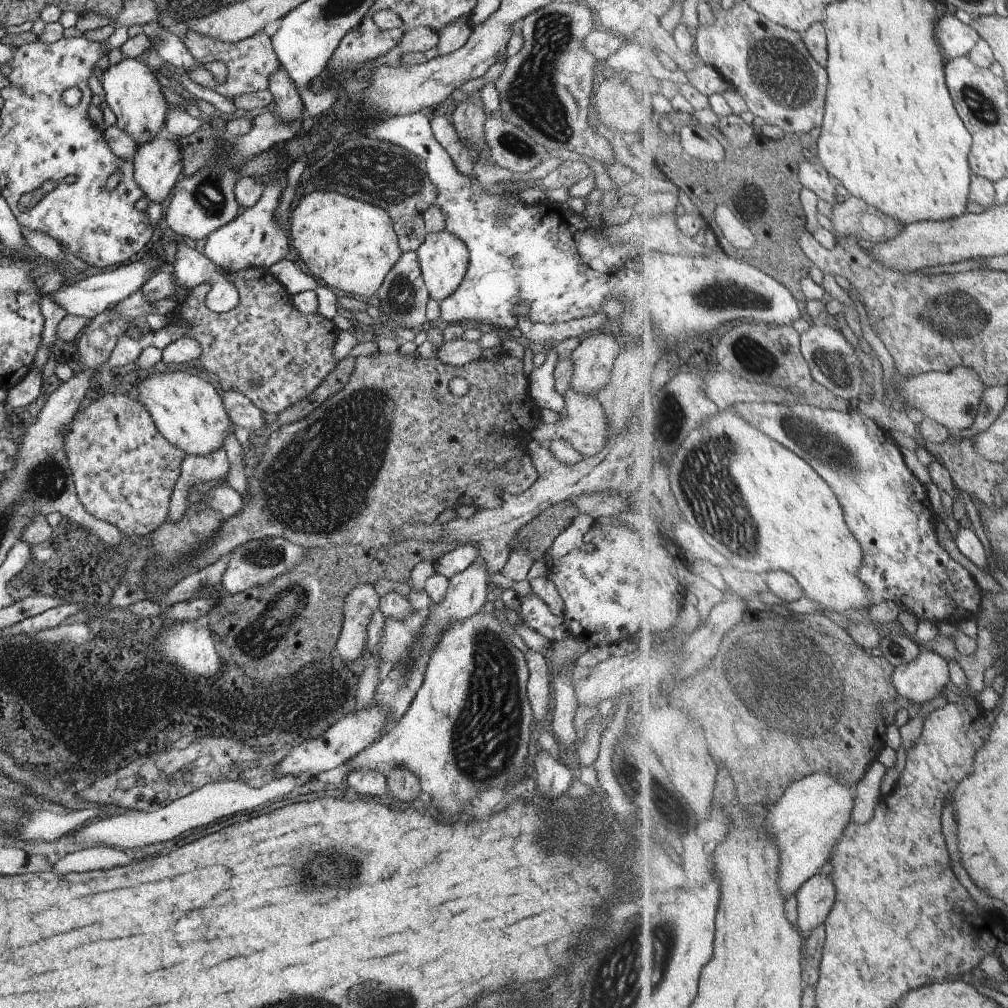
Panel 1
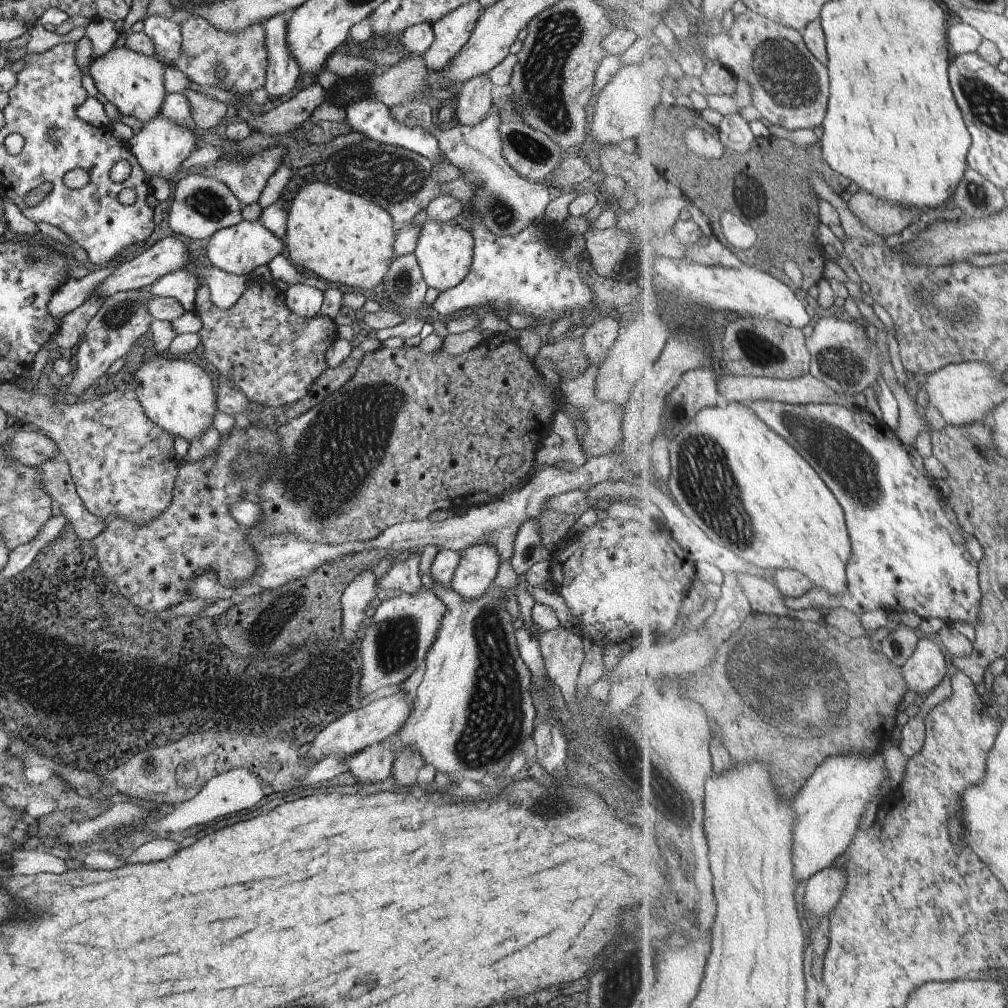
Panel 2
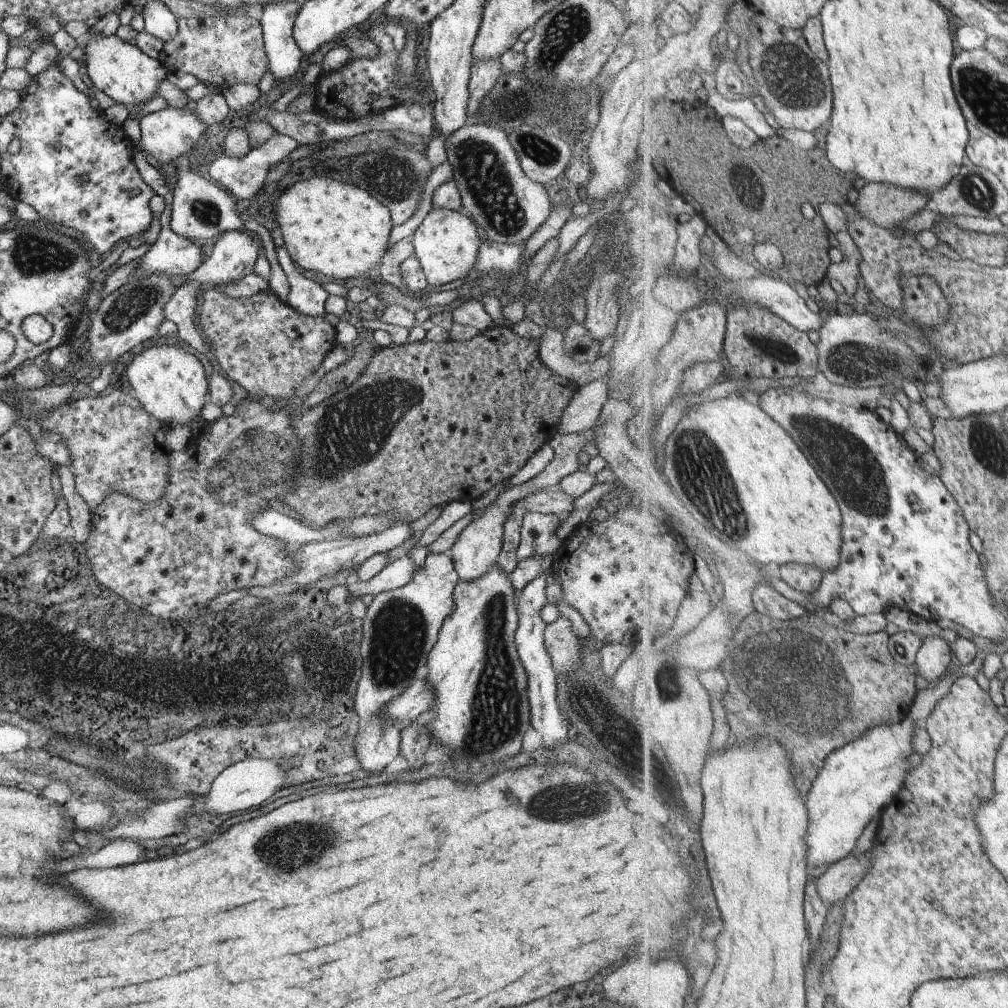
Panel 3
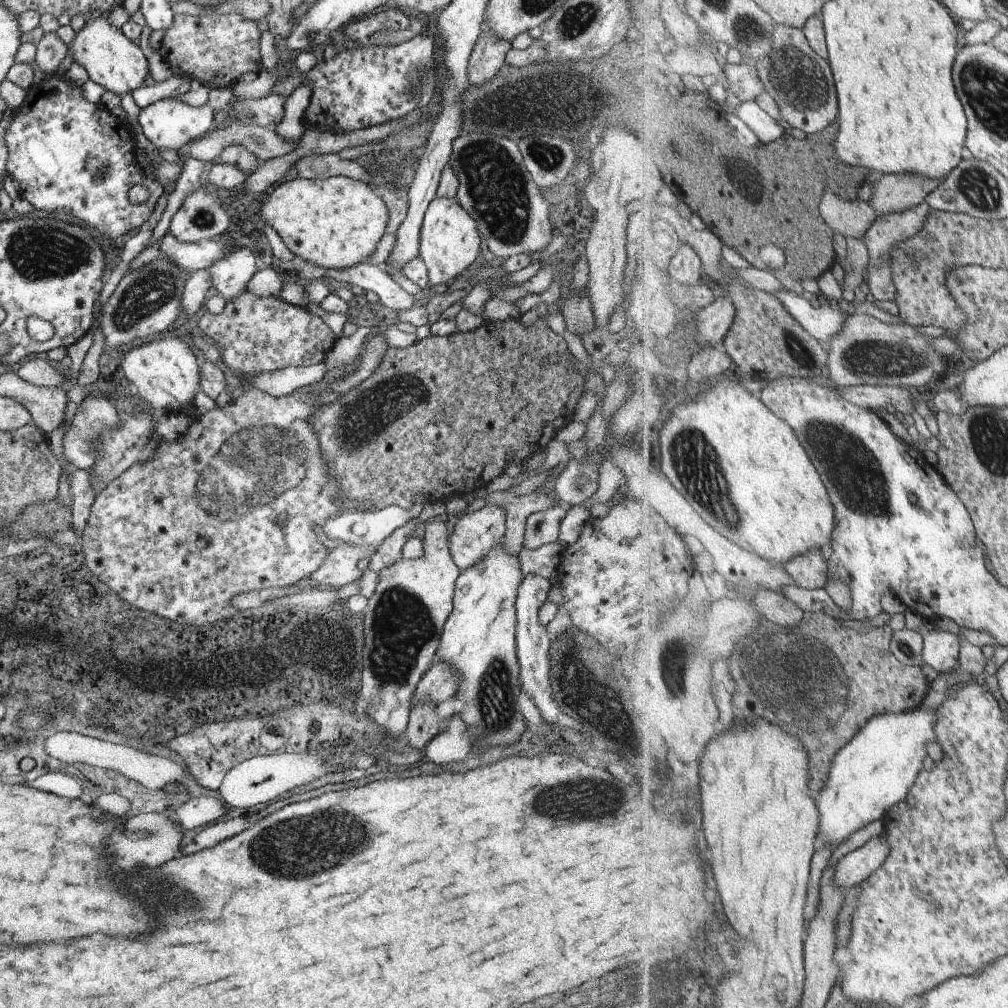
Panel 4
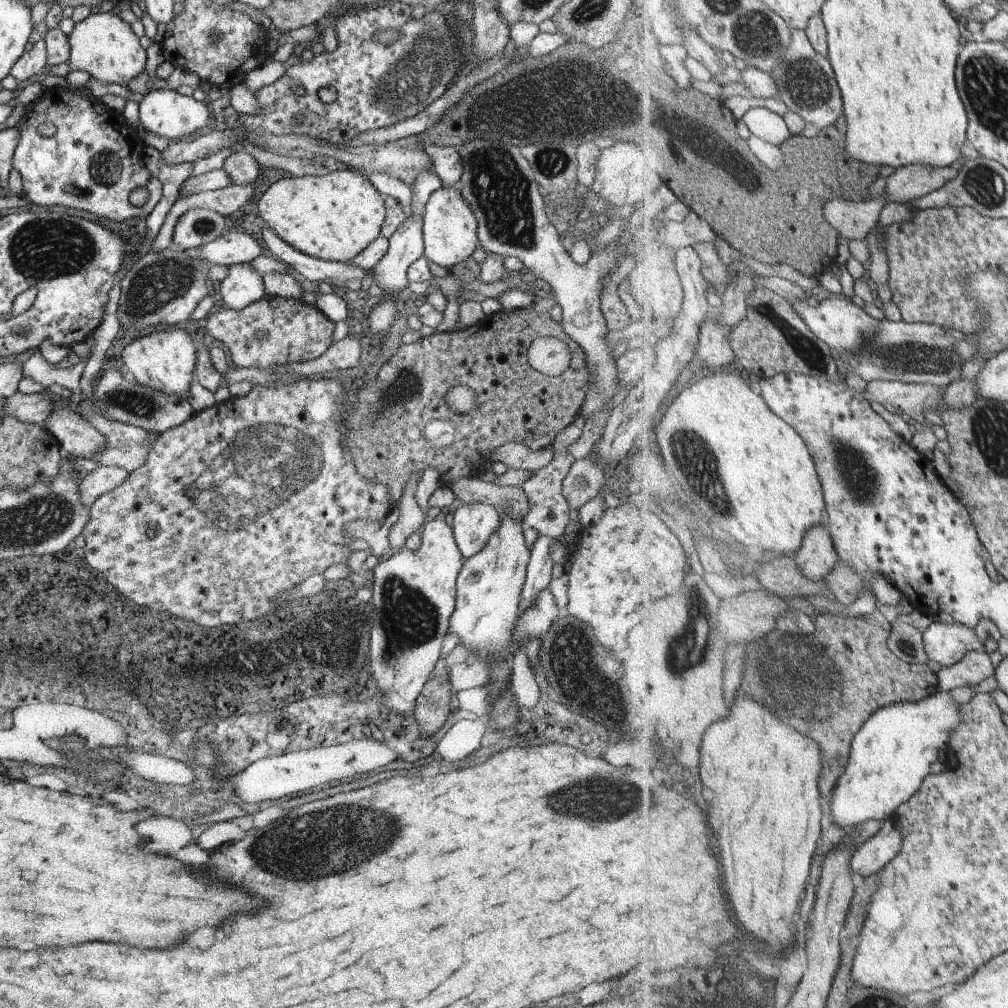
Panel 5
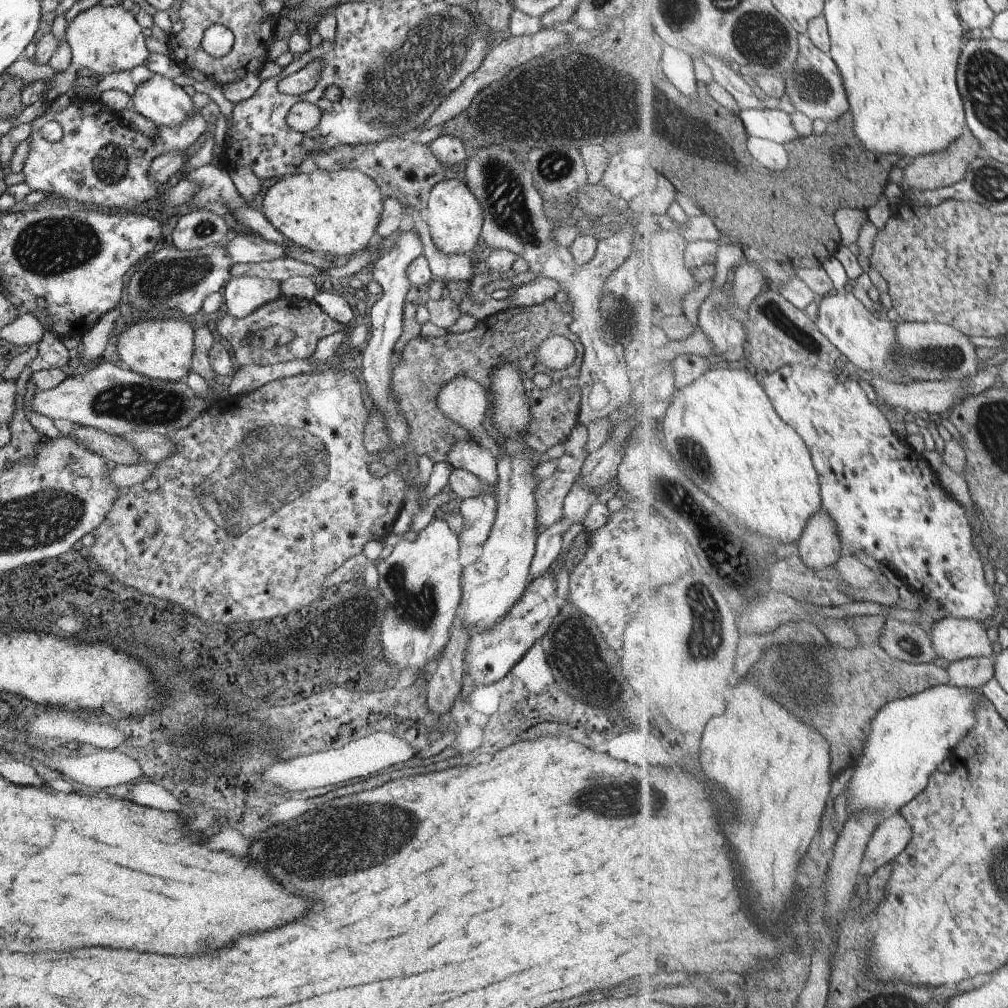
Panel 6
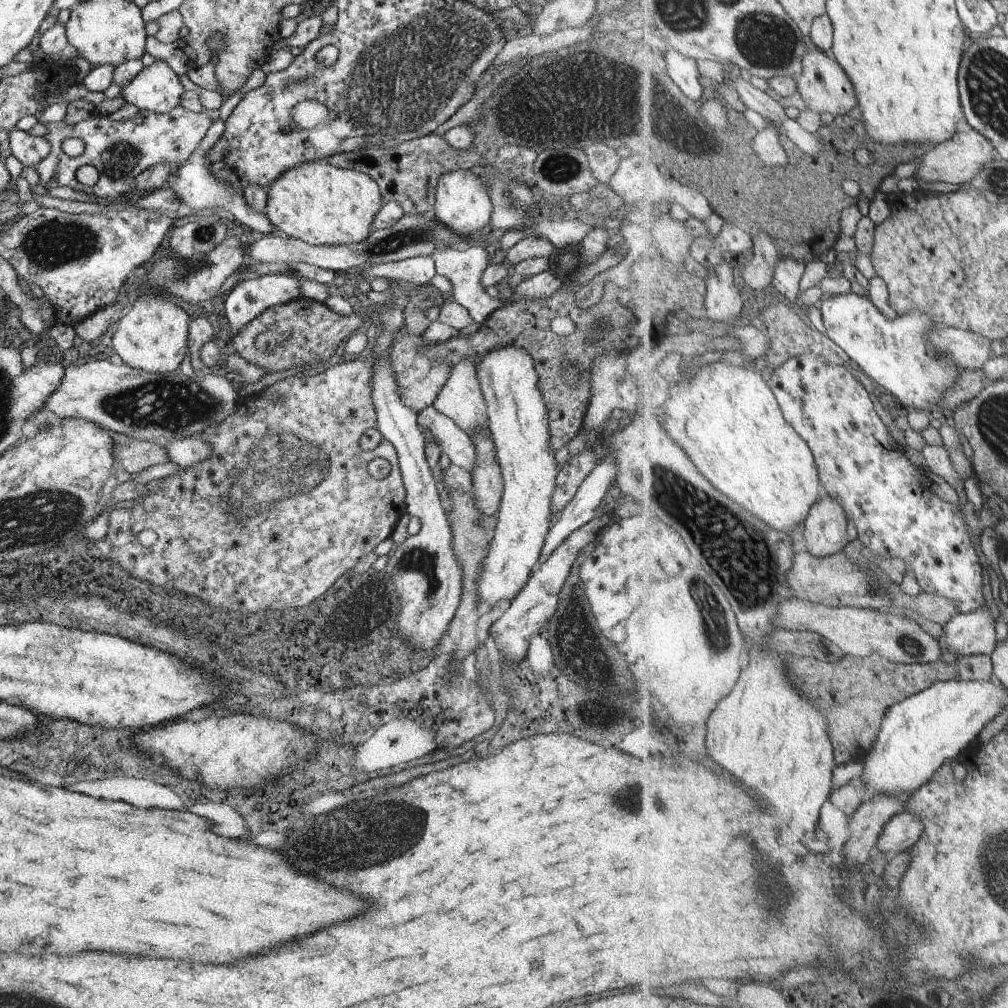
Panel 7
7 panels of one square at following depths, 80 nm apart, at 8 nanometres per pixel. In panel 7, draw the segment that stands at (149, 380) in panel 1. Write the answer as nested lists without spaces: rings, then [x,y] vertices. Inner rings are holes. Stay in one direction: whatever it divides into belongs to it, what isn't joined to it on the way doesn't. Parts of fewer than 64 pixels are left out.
[[[141,294],[130,305],[121,308],[115,319],[115,332],[111,334],[111,346],[115,354],[129,366],[151,374],[171,374],[181,364],[188,350],[188,316],[172,298],[155,294]]]

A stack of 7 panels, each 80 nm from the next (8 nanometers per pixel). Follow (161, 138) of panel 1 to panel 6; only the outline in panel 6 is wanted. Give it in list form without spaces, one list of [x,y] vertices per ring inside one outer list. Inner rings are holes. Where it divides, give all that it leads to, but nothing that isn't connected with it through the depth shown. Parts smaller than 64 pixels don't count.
[[[157,73],[135,86],[130,96],[130,107],[154,122],[155,126],[177,126],[189,115],[199,112],[179,85]]]

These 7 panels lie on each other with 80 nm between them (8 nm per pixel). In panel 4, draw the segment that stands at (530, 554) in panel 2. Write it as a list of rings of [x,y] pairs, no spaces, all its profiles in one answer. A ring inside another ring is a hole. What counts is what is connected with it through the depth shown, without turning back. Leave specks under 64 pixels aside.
[[[560,501],[541,512],[529,514],[523,527],[522,547],[534,550],[544,544],[555,543],[559,524],[564,518],[567,508]]]

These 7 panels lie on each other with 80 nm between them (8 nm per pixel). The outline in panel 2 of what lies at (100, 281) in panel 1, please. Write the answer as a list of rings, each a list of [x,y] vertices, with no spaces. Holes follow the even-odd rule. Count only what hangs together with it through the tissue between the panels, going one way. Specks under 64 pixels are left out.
[[[165,236],[161,240],[155,242],[151,248],[147,248],[145,252],[139,254],[132,260],[124,260],[111,274],[109,274],[101,284],[99,284],[85,300],[89,298],[97,298],[101,296],[103,300],[107,300],[109,296],[117,294],[117,292],[127,292],[127,290],[139,290],[148,288],[157,278],[161,278],[167,272],[176,272],[188,269],[189,256],[187,248],[184,248],[177,236]]]

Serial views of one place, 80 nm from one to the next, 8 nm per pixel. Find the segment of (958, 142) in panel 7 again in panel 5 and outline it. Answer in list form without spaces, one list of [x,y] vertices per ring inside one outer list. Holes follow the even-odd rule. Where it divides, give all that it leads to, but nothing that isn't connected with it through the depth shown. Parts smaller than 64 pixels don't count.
[[[962,157],[947,168],[933,168],[925,164],[903,165],[888,177],[885,199],[897,204],[910,204],[915,198],[927,196],[946,186],[961,172],[965,162]]]

